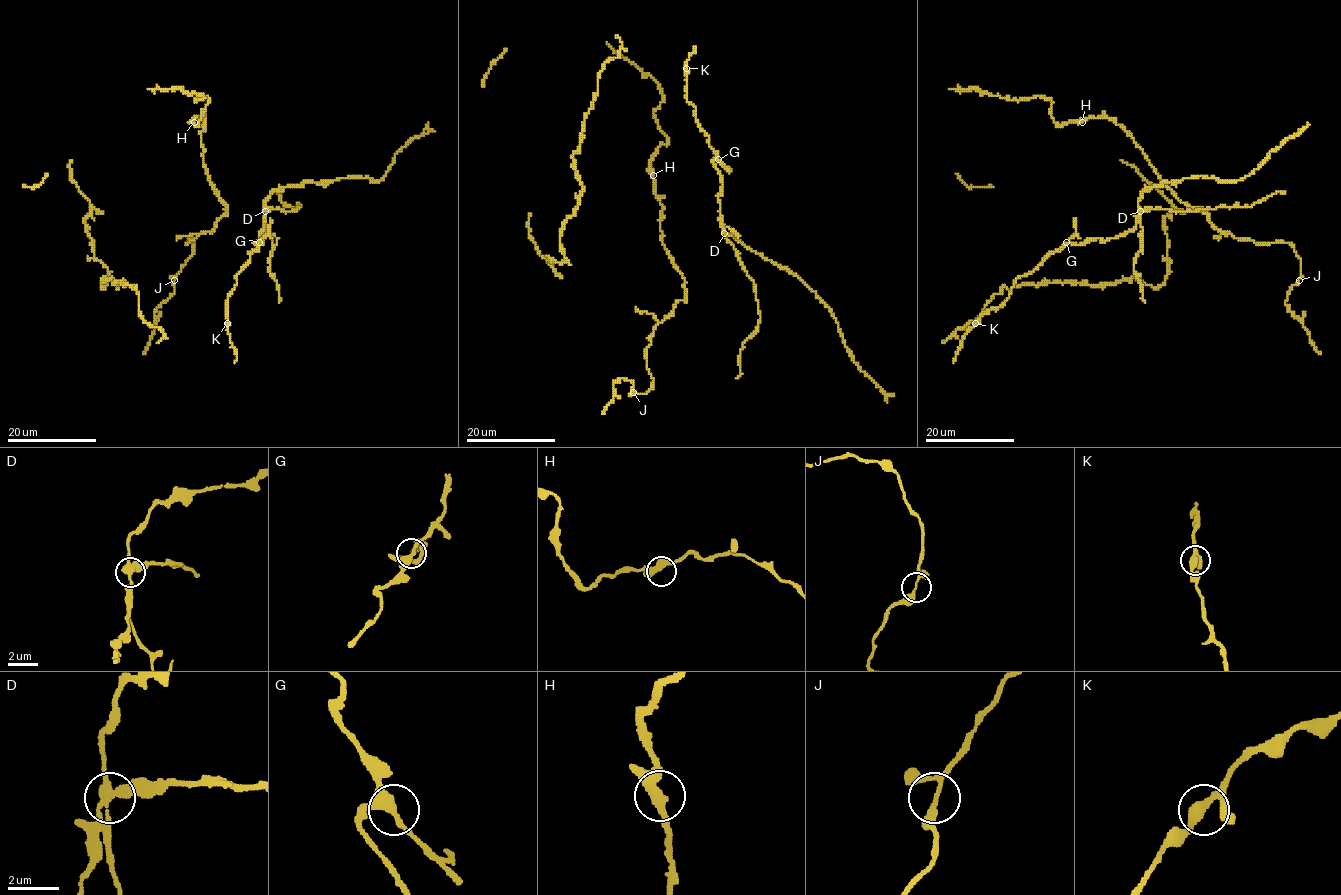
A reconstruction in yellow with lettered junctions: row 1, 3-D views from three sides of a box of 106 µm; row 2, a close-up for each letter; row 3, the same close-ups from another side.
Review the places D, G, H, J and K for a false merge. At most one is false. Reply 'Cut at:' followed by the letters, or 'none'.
Cut at: D

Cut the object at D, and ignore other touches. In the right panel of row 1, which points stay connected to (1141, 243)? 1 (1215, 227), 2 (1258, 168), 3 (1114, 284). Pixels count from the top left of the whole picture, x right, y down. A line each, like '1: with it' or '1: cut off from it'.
1: cut off from it
2: cut off from it
3: cut off from it

